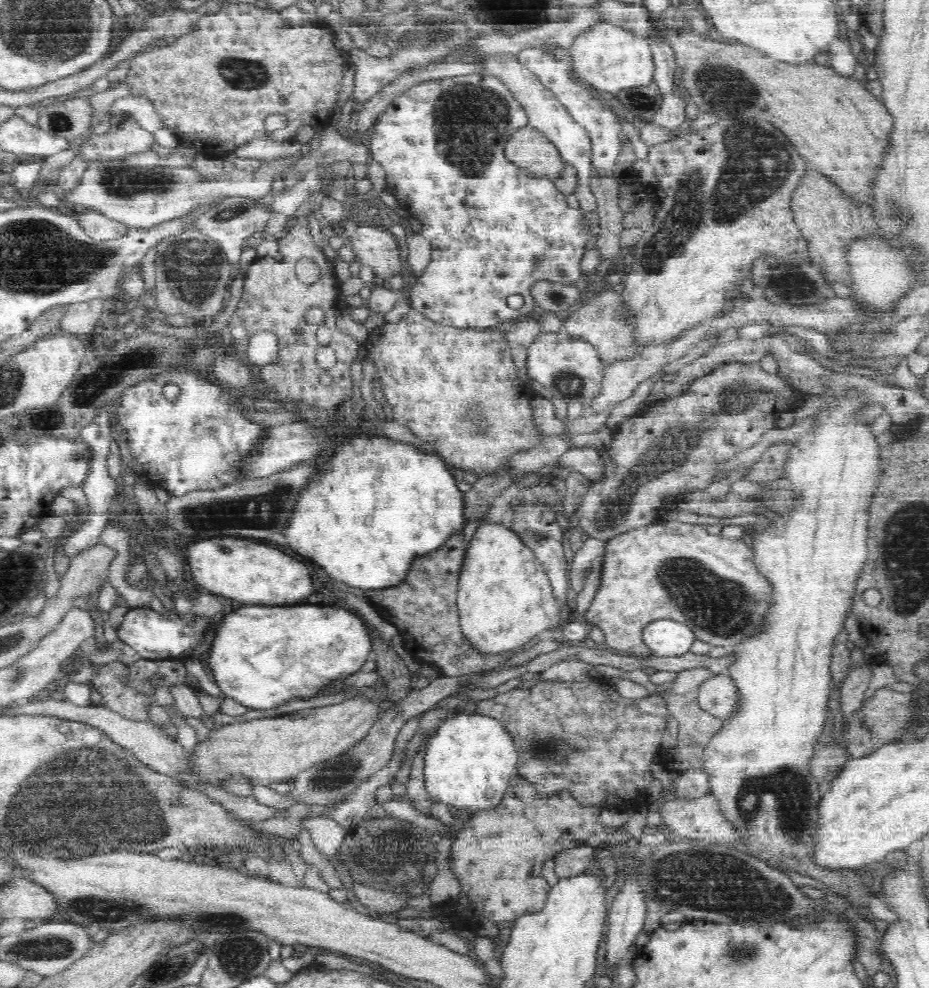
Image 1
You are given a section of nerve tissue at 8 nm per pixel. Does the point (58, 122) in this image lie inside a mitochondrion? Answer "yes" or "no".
yes

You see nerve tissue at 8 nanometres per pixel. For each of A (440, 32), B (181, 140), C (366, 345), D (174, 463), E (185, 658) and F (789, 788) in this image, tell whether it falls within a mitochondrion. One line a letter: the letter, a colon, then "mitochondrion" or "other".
A: mitochondrion
B: other
C: other
D: other
E: other
F: mitochondrion

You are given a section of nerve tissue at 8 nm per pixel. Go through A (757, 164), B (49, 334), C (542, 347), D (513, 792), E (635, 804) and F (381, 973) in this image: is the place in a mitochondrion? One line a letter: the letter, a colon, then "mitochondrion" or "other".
A: mitochondrion
B: other
C: other
D: other
E: other
F: other

